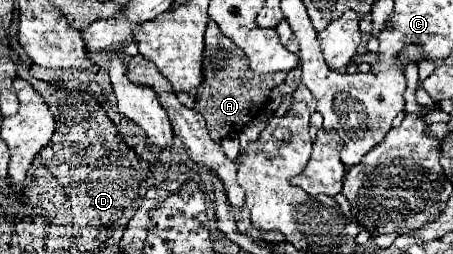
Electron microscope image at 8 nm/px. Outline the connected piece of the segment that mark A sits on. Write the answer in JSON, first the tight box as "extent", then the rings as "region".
{"extent":[179,21,287,141],"region":[[[209,21],[209,29],[205,33],[205,59],[203,59],[203,83],[197,89],[187,93],[179,93],[179,103],[195,109],[207,121],[207,131],[213,141],[221,141],[227,135],[239,133],[249,121],[255,119],[259,109],[267,103],[269,93],[285,81],[287,73],[267,73],[265,79],[257,77],[251,67],[247,55],[235,47],[231,39],[227,39],[219,27]]]}

